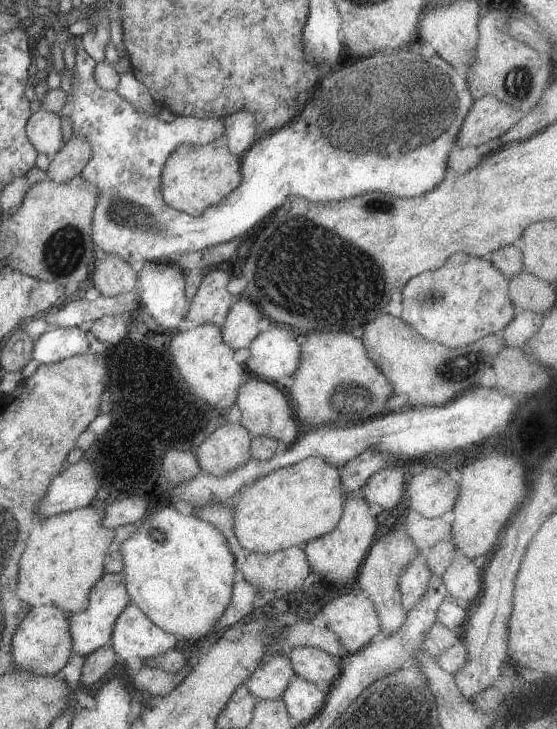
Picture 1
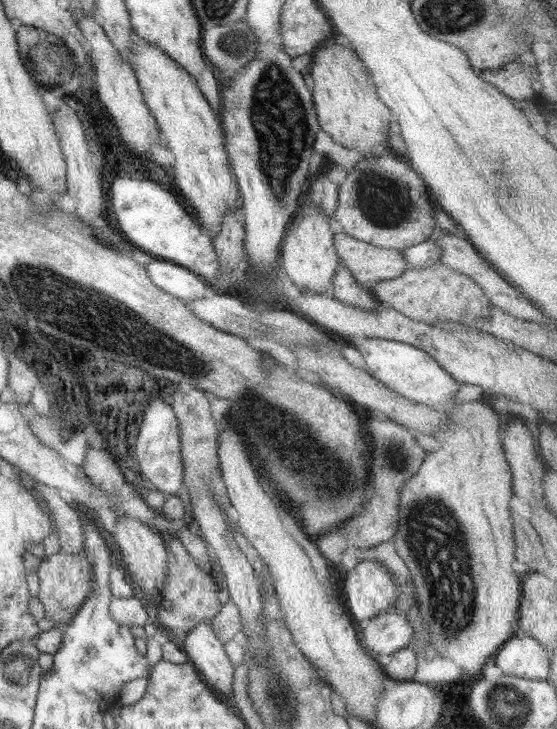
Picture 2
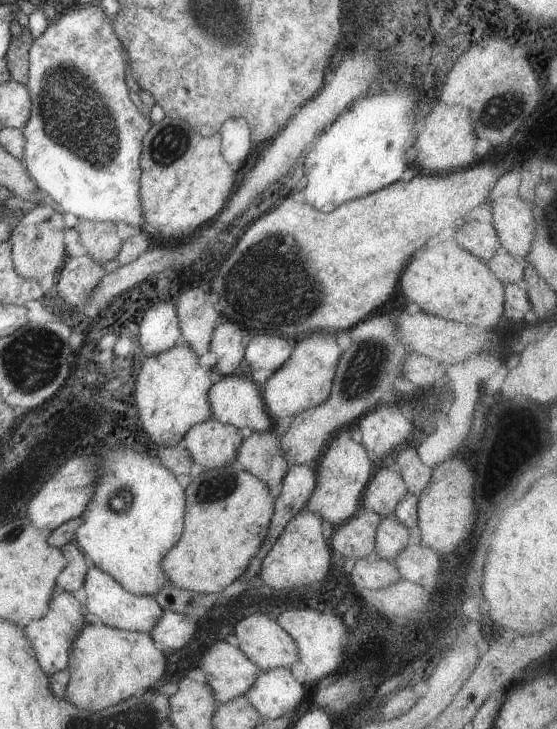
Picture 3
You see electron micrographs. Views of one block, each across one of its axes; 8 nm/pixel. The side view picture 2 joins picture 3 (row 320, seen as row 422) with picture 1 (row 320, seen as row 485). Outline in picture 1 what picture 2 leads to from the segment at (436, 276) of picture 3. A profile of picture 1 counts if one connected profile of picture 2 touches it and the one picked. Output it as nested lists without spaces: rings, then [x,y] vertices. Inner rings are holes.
[[[452,254],[448,262],[434,270],[412,278],[402,294],[402,320],[428,340],[450,348],[460,348],[478,342],[506,328],[515,317],[514,306],[508,295],[504,274],[486,258],[470,258],[466,254]]]

